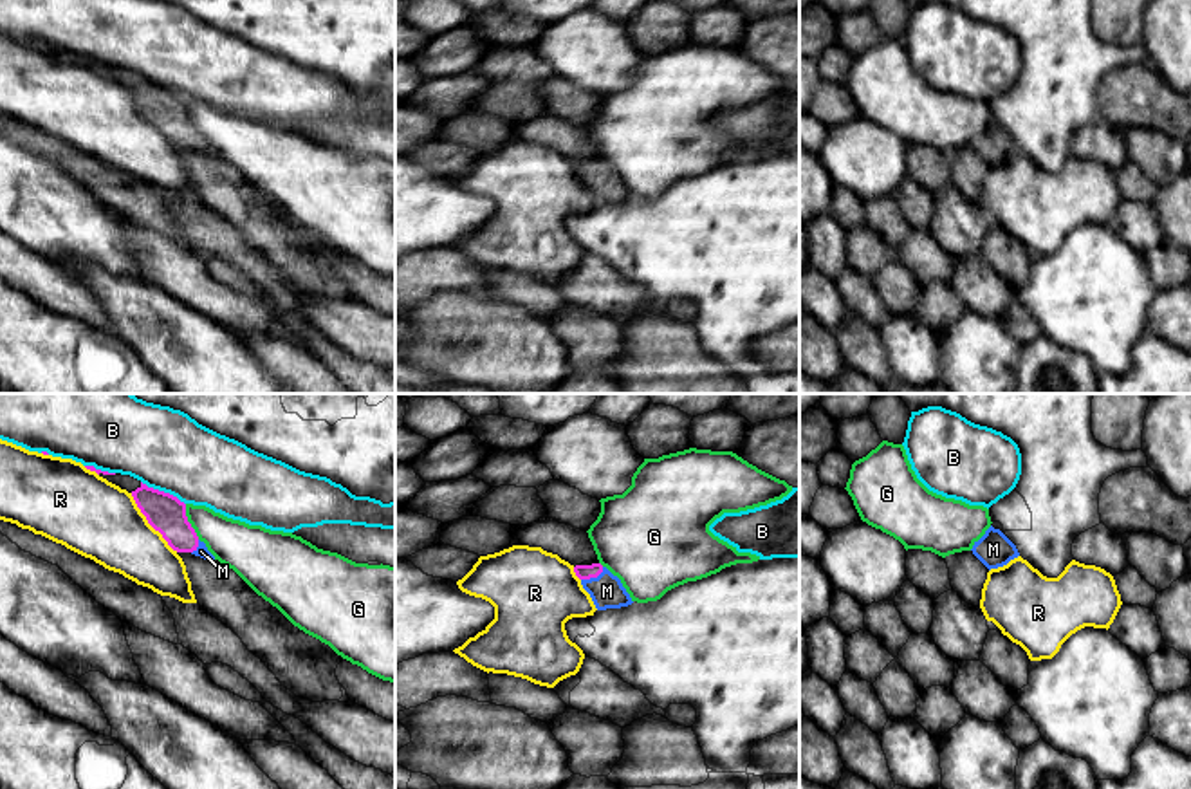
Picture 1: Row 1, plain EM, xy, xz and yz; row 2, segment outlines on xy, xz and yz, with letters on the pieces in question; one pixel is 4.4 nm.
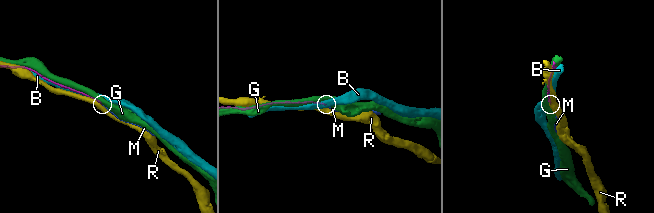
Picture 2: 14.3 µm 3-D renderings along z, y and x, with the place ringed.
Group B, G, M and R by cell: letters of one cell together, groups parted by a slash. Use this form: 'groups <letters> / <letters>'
groups B / G / M / R

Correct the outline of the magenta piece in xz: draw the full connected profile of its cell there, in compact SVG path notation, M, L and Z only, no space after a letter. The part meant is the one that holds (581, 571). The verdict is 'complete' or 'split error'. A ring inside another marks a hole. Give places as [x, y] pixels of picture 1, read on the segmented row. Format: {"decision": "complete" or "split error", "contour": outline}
{"decision": "split error", "contour": "M601 563L576 565L574 572L597 610L621 608L633 603L621 580Z"}

